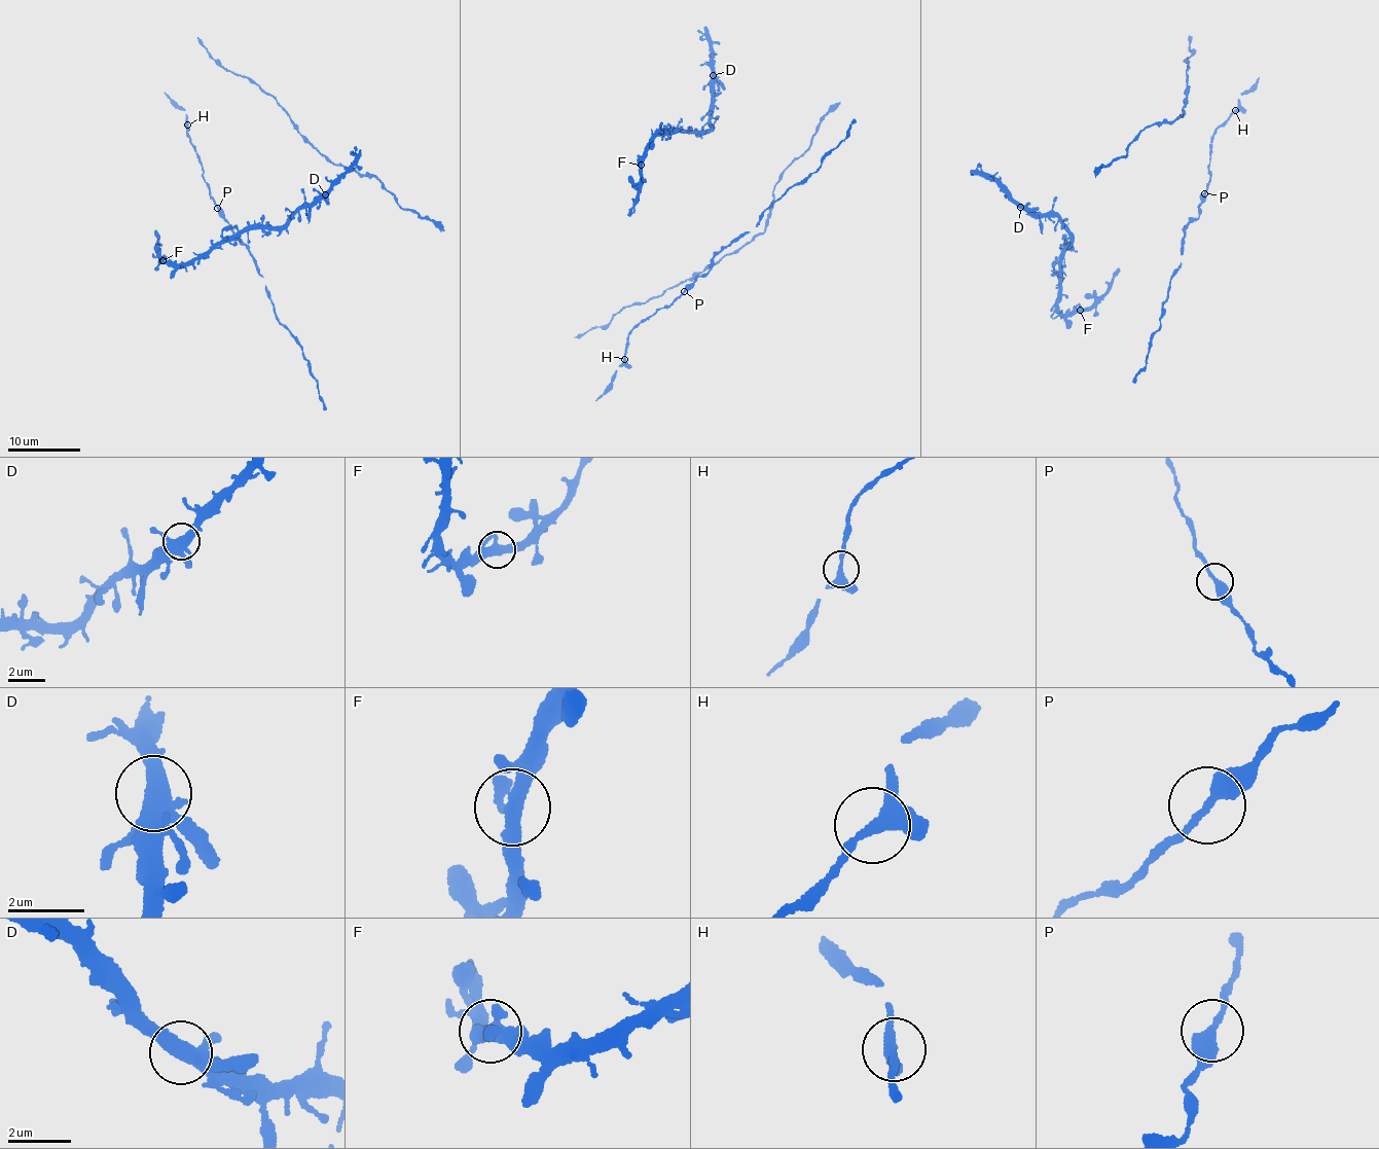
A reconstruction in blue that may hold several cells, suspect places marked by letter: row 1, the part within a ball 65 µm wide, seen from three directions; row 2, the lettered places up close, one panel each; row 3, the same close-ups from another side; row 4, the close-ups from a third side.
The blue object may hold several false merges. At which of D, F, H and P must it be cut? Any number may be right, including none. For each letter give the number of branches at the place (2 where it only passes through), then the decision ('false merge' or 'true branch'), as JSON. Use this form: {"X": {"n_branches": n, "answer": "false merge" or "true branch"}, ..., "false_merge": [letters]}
{"D": {"n_branches": 4, "answer": "true branch"}, "F": {"n_branches": 4, "answer": "true branch"}, "H": {"n_branches": 3, "answer": "true branch"}, "P": {"n_branches": 2, "answer": "true branch"}, "false_merge": []}

